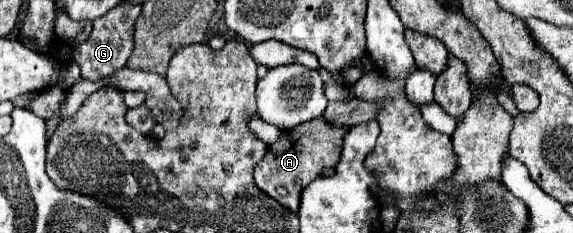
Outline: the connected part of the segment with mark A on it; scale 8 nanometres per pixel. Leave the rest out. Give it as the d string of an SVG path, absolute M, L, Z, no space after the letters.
M321 116L313 118L311 122L293 126L291 130L283 130L283 138L279 138L275 146L267 146L267 154L255 166L255 184L279 204L287 206L291 212L299 212L301 190L317 176L323 176L325 168L335 168L339 164L347 130L347 126L339 128L331 126L331 122L323 122Z

